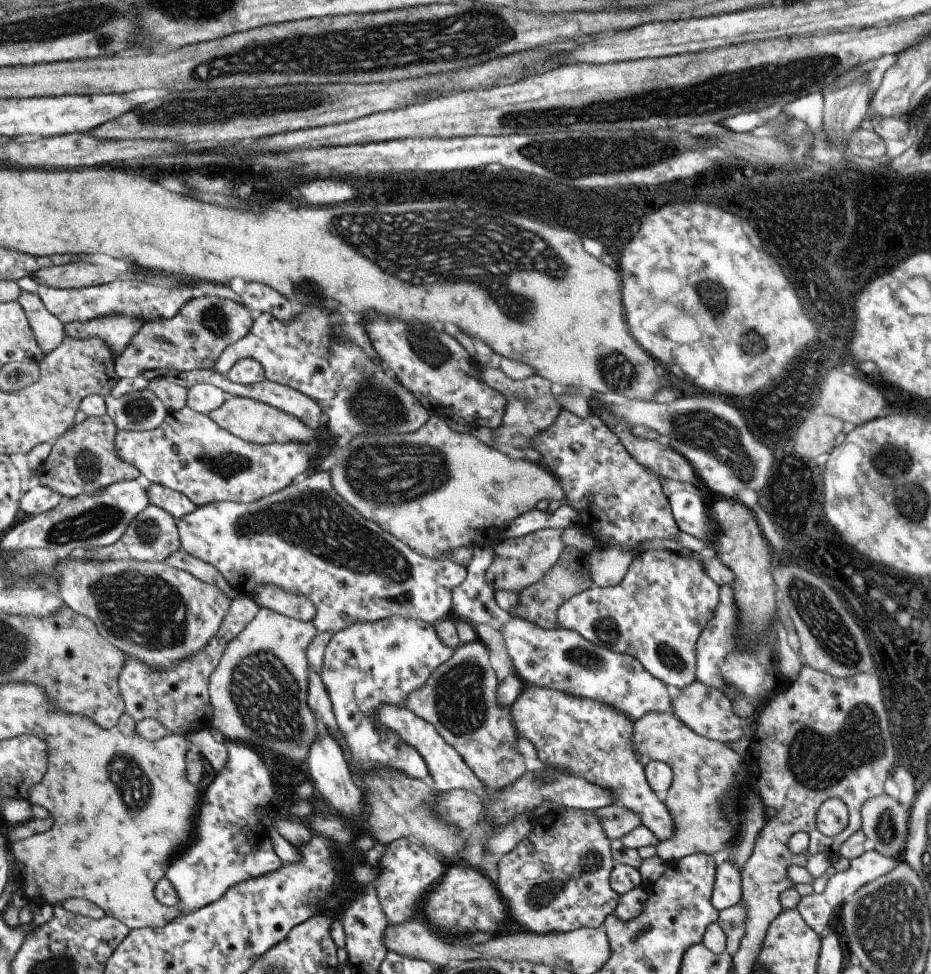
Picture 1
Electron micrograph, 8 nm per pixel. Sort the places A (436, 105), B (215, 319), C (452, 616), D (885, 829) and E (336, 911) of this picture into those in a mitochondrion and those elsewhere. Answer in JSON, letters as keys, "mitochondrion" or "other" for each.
{"A":"other","B":"mitochondrion","C":"other","D":"mitochondrion","E":"other"}

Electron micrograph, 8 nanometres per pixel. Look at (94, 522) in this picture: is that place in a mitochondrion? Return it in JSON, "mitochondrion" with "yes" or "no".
{"mitochondrion":"yes"}

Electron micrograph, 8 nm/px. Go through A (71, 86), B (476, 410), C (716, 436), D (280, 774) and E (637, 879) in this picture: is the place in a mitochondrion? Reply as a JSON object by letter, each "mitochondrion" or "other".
{"A":"other","B":"other","C":"mitochondrion","D":"mitochondrion","E":"other"}

